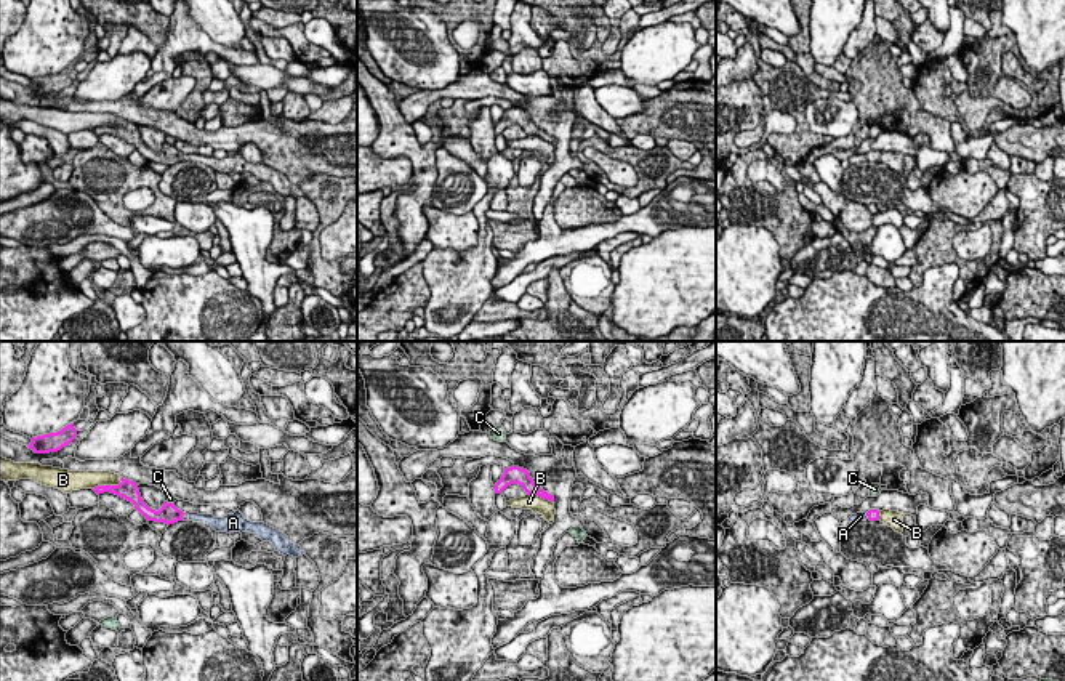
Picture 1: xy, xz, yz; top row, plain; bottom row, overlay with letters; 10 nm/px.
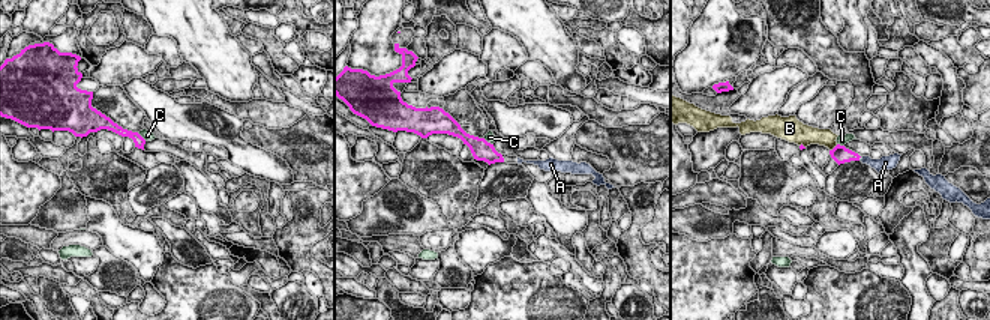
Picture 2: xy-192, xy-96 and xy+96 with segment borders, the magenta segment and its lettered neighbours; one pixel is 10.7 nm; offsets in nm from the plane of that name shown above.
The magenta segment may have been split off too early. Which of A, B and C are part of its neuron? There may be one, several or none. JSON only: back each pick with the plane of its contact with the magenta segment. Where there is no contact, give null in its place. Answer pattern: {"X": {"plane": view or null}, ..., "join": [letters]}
{"A": {"plane": "yz"}, "join": ["A"]}

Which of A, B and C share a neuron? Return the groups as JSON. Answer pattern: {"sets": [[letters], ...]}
{"sets": [["A"], ["B"], ["C"]]}

